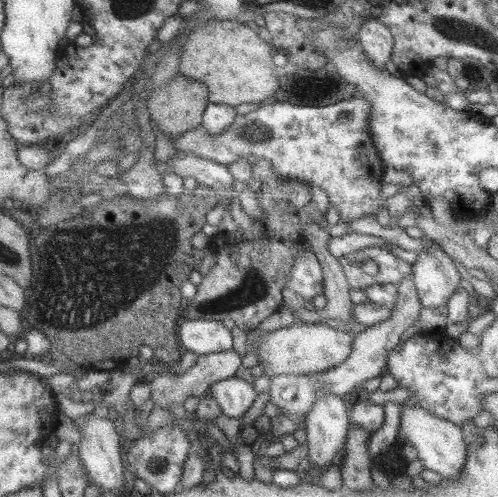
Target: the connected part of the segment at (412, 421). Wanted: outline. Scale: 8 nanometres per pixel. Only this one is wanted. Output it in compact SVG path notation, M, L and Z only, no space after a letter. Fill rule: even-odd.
M417 402L413 406L400 403L401 419L399 419L399 430L403 434L404 443L407 443L417 451L417 459L421 464L440 474L442 478L453 479L457 473L461 473L461 467L465 465L465 443L461 437L461 426L455 425L441 417L437 417L419 406Z

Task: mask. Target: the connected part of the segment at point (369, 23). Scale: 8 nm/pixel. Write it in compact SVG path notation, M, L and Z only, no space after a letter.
M368 18L360 24L357 31L357 43L369 64L377 69L386 69L385 63L390 60L393 37L389 30L376 18Z

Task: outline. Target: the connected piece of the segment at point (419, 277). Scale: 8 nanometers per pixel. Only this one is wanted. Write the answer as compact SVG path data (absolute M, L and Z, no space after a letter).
M426 240L425 253L409 257L412 282L416 296L425 308L438 308L460 287L460 275L452 259L442 248Z

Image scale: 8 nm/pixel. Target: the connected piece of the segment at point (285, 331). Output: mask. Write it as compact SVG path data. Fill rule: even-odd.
M320 323L289 324L266 332L259 340L255 355L265 367L263 374L273 375L319 374L333 369L347 359L352 350L353 334L341 328L334 329Z

